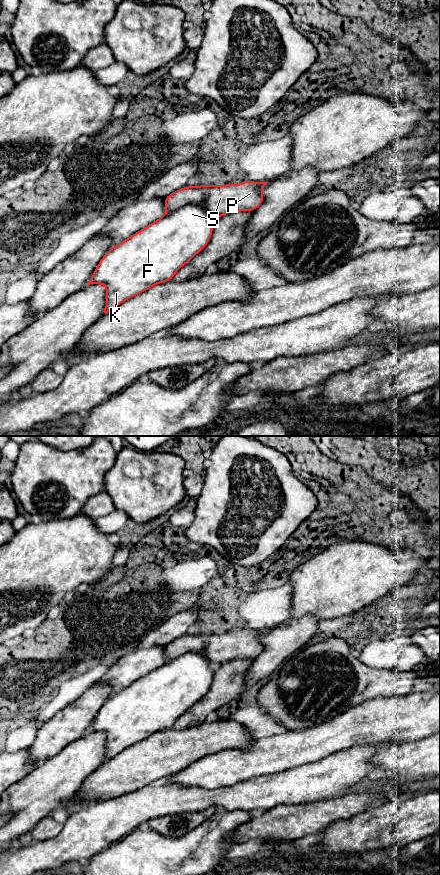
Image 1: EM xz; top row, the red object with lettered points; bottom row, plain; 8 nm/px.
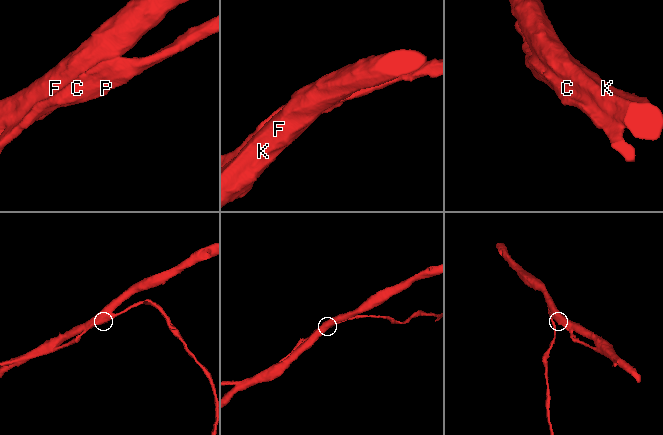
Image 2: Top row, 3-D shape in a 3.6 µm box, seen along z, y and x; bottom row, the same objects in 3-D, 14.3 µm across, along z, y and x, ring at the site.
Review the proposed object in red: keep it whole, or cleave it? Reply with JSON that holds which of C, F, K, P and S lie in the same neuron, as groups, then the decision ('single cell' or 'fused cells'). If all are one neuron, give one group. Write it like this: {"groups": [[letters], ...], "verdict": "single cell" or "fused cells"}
{"groups": [["C", "F", "K"], ["P", "S"]], "verdict": "fused cells"}

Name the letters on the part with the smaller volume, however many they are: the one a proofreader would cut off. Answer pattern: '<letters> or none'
P, S

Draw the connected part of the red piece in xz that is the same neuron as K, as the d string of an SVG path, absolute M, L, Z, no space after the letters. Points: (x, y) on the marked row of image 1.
M200 204L185 205L166 213L155 222L111 247L93 272L90 284L106 286L104 313L150 288L172 280L176 272L198 254L210 241L216 222Z

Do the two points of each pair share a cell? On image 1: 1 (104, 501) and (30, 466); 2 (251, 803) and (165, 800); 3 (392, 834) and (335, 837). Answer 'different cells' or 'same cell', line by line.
1: different cells
2: same cell
3: same cell

